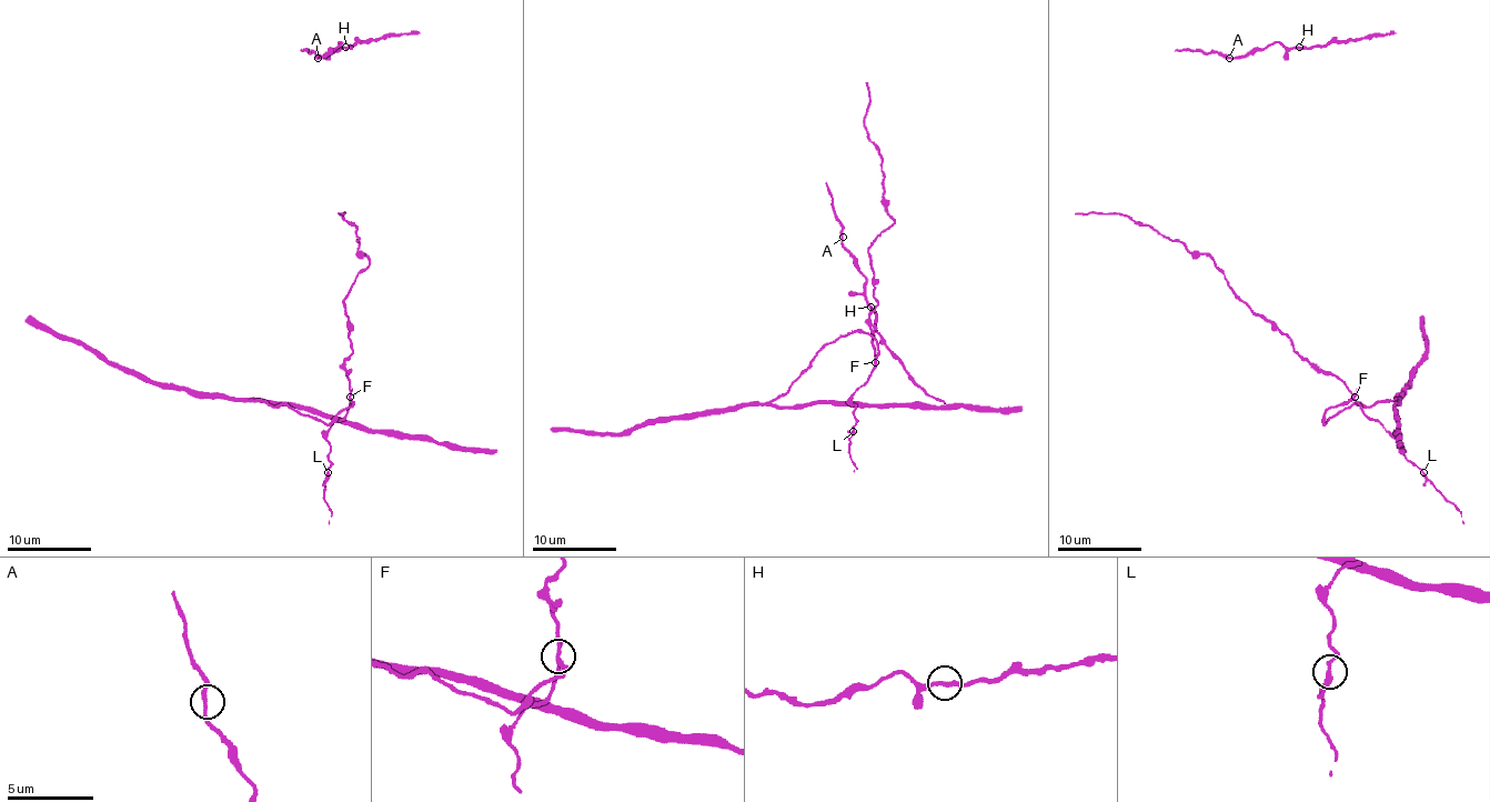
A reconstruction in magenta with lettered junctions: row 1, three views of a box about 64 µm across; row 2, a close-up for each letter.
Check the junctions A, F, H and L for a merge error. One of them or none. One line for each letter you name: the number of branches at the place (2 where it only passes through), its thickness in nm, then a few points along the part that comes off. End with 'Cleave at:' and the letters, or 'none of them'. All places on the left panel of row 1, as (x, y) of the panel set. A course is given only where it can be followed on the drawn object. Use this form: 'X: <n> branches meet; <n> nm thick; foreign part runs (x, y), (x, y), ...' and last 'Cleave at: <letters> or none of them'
F: 3 branches meet; 200 nm thick; foreign part runs (350, 397), (351, 404), (324, 423), (288, 404), (248, 400), (294, 402), (372, 430), (497, 451)
Cleave at: F

